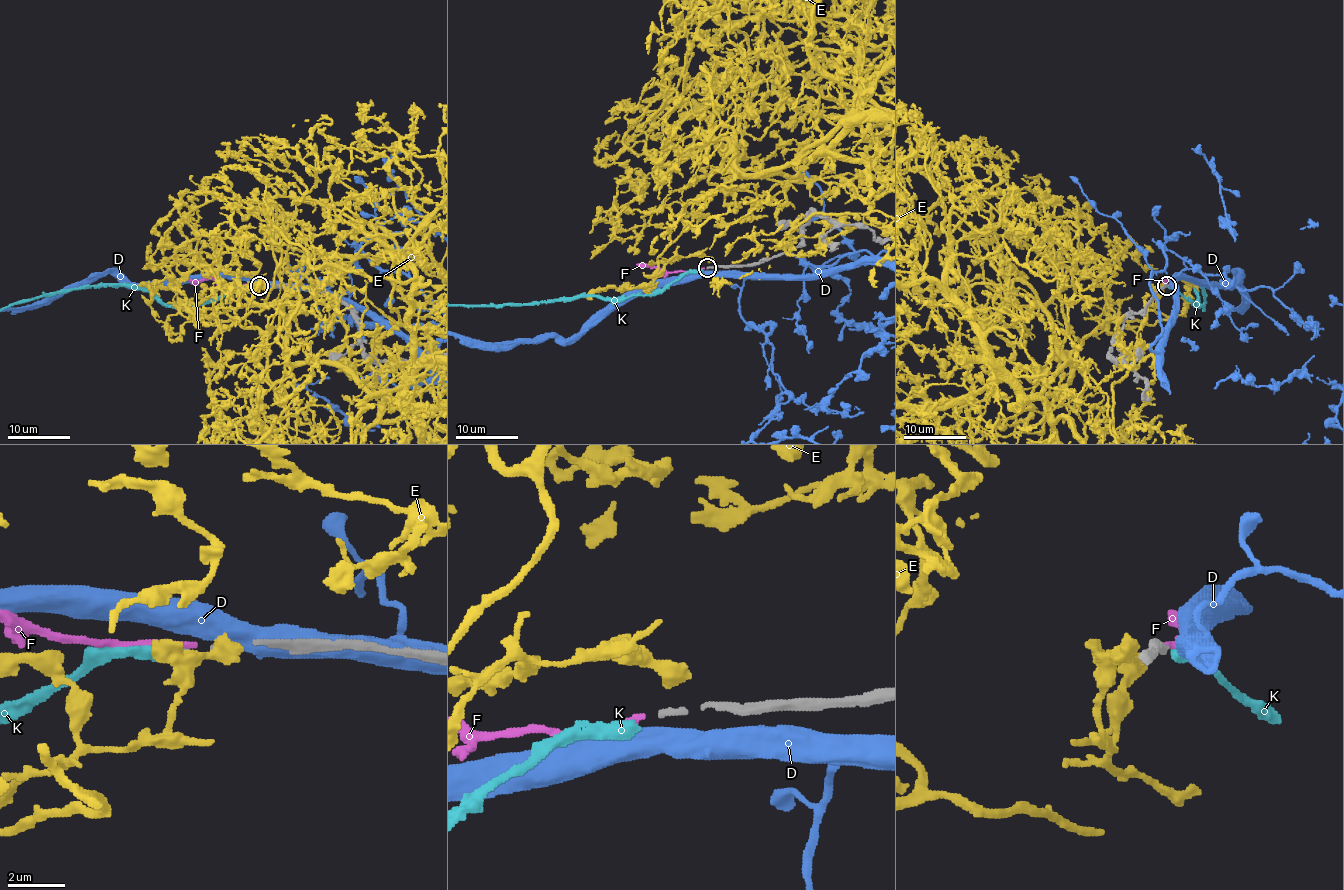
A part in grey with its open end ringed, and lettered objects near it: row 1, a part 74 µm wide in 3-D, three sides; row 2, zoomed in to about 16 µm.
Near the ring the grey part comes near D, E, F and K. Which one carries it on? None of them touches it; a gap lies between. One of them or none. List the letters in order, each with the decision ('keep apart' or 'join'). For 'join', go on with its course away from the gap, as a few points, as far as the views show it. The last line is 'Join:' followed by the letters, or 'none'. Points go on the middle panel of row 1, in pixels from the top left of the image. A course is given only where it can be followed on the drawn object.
D: keep apart
E: keep apart
F: join; course (703, 267), (665, 272), (637, 264)
K: keep apart
Join: F

